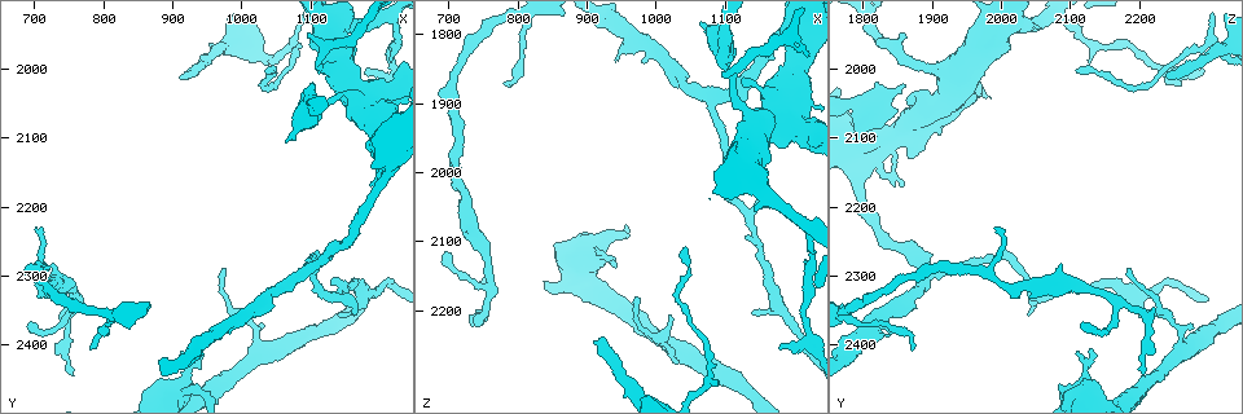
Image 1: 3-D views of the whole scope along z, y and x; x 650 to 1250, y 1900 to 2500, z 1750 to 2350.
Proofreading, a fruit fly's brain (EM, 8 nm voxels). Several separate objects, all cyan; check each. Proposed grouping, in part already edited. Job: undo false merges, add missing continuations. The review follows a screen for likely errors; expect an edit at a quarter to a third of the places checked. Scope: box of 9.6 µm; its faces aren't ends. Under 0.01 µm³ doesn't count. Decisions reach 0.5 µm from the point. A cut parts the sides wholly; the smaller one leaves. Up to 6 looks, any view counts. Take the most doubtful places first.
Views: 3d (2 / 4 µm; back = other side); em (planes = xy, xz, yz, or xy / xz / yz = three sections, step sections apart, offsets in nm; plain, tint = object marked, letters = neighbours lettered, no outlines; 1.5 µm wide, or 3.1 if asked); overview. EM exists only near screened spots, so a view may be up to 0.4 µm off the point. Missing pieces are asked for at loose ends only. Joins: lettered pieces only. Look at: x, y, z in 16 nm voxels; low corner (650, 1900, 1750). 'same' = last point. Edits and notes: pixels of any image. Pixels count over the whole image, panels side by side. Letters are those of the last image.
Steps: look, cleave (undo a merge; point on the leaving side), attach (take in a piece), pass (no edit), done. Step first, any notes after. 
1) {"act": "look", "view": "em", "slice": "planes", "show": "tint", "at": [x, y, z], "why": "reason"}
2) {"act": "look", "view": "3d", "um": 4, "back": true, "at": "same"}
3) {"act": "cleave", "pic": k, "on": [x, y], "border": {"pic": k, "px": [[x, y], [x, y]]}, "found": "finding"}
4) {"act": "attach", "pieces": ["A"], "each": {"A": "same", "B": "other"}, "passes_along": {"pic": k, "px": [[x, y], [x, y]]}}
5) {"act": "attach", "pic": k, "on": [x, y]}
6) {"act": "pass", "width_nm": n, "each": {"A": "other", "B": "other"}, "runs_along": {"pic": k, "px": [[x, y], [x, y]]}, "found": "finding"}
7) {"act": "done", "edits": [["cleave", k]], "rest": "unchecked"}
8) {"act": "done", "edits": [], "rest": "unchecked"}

{"act": "look", "view": "3d", "um": 4, "at": [1180, 2000, 2255], "why": "free end"}

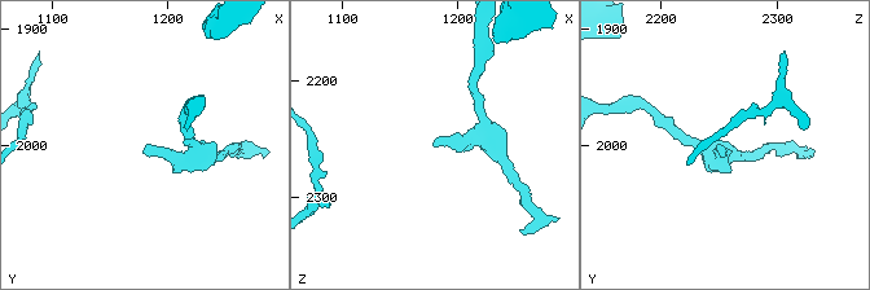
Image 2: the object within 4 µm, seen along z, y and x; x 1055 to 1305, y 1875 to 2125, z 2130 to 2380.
{"act": "look", "view": "em", "slice": "xz", "step": 8, "show": "plain", "at": [1178, 2002, 2252]}

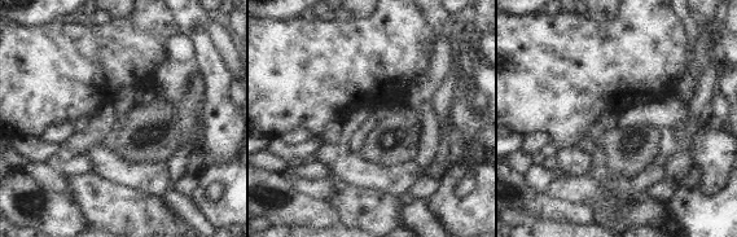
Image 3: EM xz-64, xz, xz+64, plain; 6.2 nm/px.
{"act": "look", "view": "em", "slice": "xz", "step": 8, "show": "letters", "at": "same"}

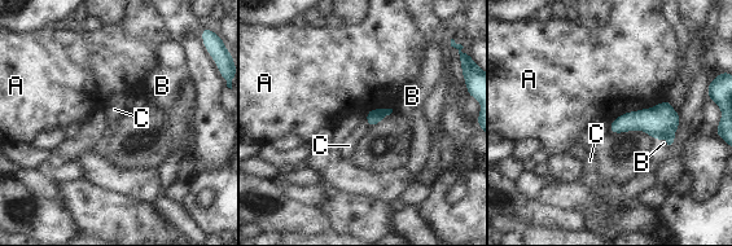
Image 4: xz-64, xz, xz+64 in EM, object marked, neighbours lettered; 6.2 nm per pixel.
{"act": "pass", "each": {"A": "other", "B": "other", "C": "other"}, "found": "no lettered piece goes on from it"}

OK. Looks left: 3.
{"act": "look", "view": "3d", "um": 2, "at": [1040, 2000, 2105], "why": "thin end"}

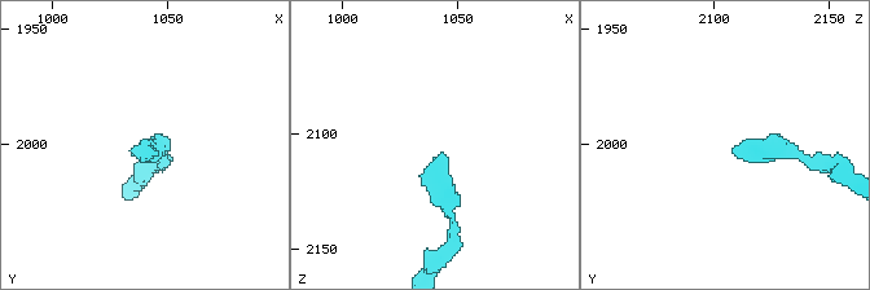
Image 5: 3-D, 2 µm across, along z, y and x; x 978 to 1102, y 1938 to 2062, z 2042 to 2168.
{"act": "look", "view": "em", "slice": "yz", "step": 4, "show": "letters", "at": [1041, 2000, 2109]}

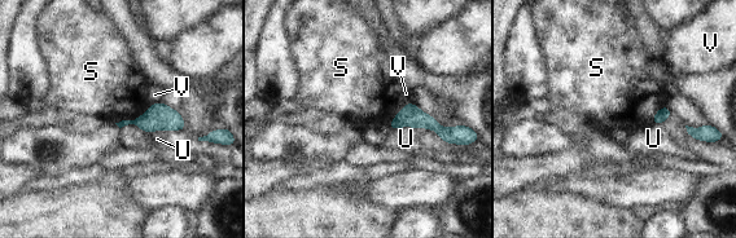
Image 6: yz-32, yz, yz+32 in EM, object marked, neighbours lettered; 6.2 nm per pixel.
{"act": "pass", "each": {"S": "other", "U": "other", "V": "other"}, "border": {"pic": 6, "px": [[149, 105], [138, 117], [115, 123]]}, "found": "none of them fits"}

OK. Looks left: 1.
{"act": "done", "edits": [], "rest": "unchecked"}

